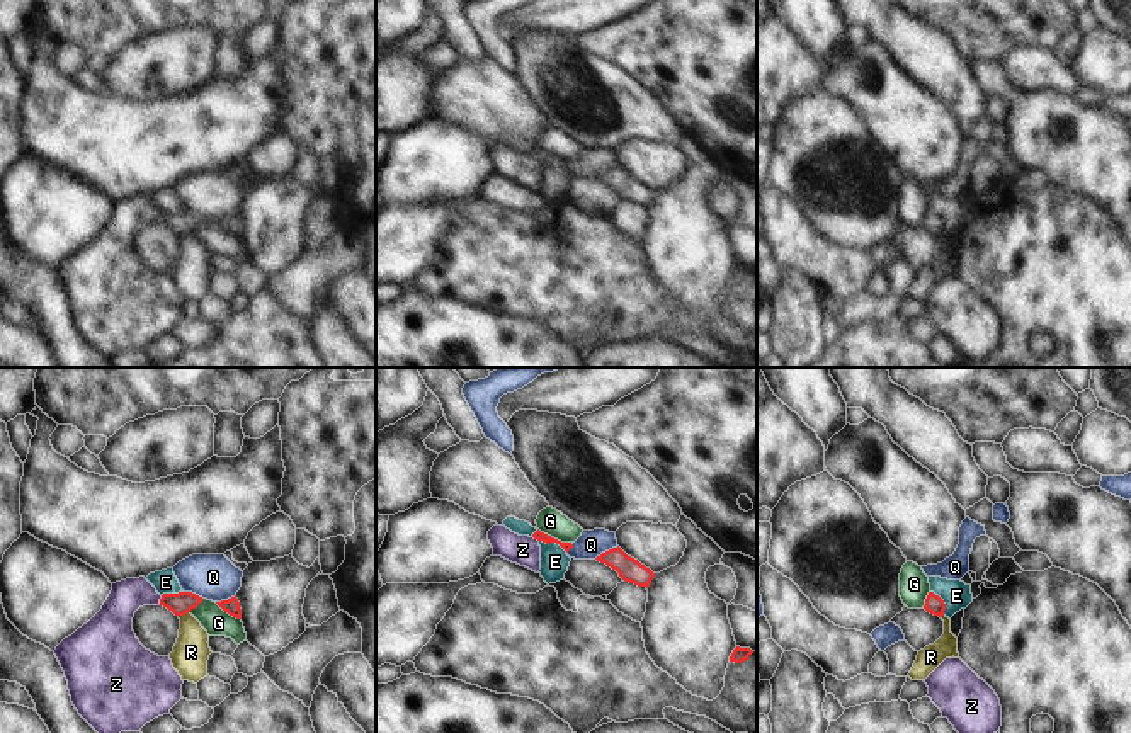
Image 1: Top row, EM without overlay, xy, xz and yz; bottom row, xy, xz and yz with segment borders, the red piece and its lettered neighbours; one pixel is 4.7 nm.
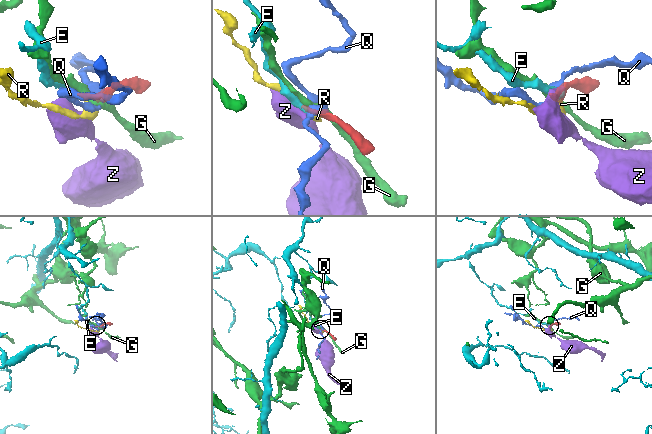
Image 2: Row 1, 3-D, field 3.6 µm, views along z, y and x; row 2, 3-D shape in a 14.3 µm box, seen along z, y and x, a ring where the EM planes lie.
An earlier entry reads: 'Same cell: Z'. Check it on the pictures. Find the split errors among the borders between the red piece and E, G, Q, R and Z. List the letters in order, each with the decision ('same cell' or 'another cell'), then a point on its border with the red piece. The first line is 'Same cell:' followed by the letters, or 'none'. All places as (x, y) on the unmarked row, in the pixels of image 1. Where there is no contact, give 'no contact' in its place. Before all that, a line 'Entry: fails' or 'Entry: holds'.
Entry: holds
Same cell: Z
E: another cell | xz (553, 160)
G: another cell | xz (553, 157)
Q: another cell | xz (606, 170)
R: another cell | xy (184, 232)
Z: same cell | xy (160, 220)

